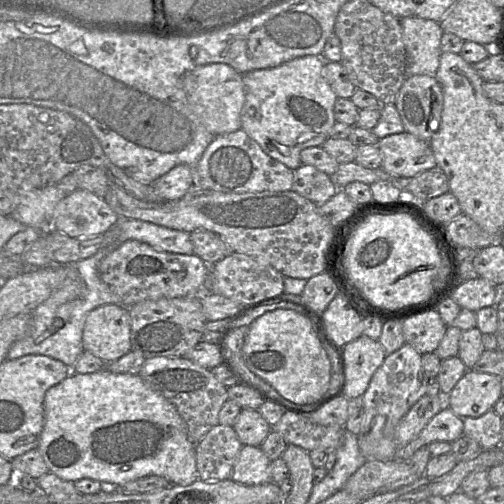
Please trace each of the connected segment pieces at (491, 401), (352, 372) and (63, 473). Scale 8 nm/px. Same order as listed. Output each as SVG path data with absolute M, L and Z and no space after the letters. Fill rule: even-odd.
M467 370L445 396L445 405L461 418L480 417L492 410L501 396L499 376Z
M361 335L347 343L343 348L346 366L346 398L363 397L376 370L386 357L384 348L379 340Z
M106 368L87 374L74 373L59 384L51 387L44 397L44 426L40 435L38 450L42 455L49 471L63 480L76 482L89 478L101 482L104 492L111 492L115 486L141 477L157 475L169 480L172 485L188 486L200 479L196 461L196 445L188 437L188 427L176 407L161 393L157 392L139 375L114 373Z

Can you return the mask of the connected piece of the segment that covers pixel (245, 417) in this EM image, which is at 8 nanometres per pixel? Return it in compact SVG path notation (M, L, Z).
M242 409L233 428L243 446L260 446L272 431L261 413L251 409Z

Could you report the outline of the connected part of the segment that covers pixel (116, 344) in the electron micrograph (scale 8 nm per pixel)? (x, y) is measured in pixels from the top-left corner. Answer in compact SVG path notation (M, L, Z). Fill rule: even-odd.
M105 304L86 317L82 344L106 363L115 361L132 350L129 307Z

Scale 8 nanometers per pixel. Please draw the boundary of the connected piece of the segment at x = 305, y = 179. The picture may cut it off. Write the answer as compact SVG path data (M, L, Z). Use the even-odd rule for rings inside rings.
M302 164L294 170L292 190L321 205L329 200L338 188L328 174L312 165Z

